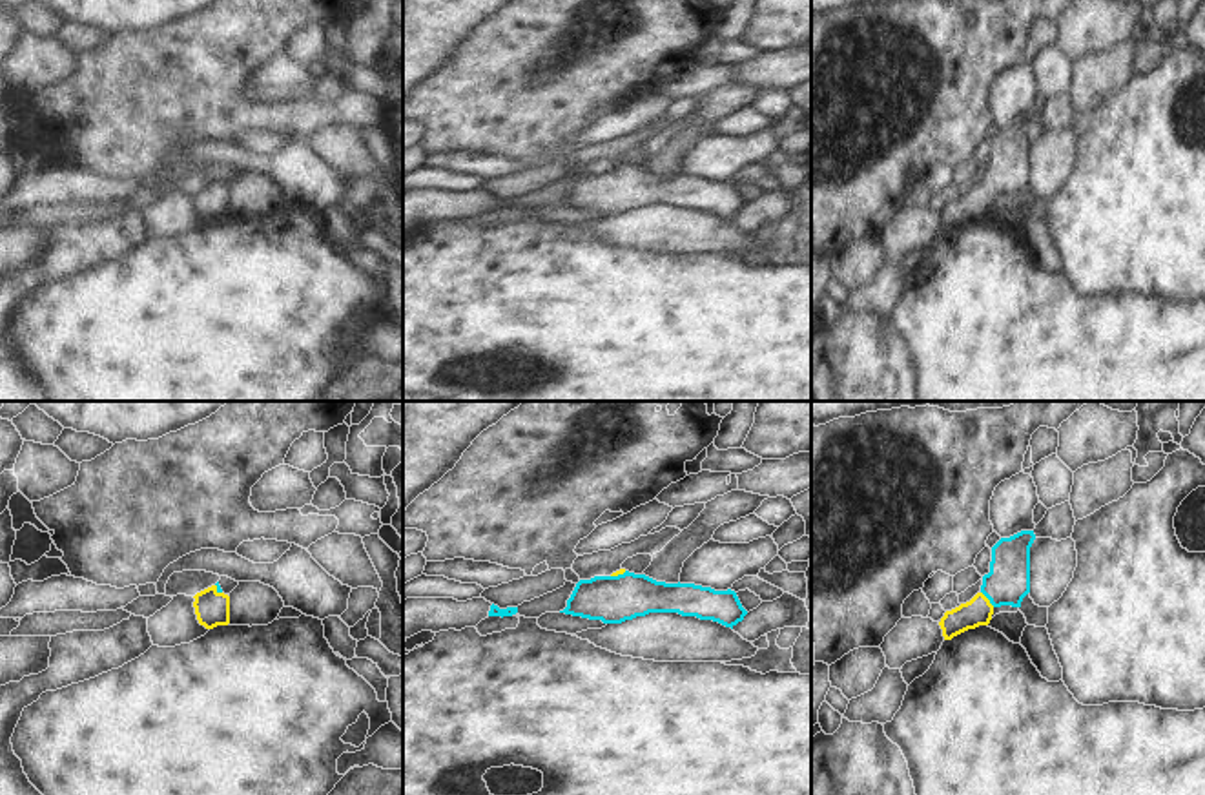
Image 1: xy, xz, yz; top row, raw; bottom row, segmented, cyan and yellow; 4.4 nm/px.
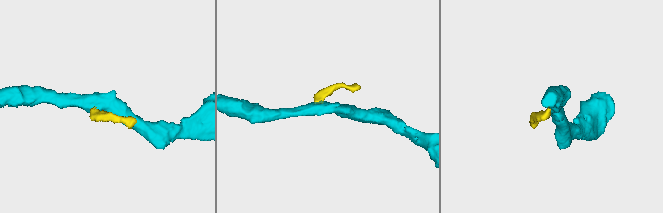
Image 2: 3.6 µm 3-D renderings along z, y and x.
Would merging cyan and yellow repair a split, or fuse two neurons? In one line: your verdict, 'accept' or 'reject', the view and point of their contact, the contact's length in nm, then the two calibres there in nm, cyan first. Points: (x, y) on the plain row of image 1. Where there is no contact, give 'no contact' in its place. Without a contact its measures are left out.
accept | yz (987, 188) | 90 nm | 190/120 nm

